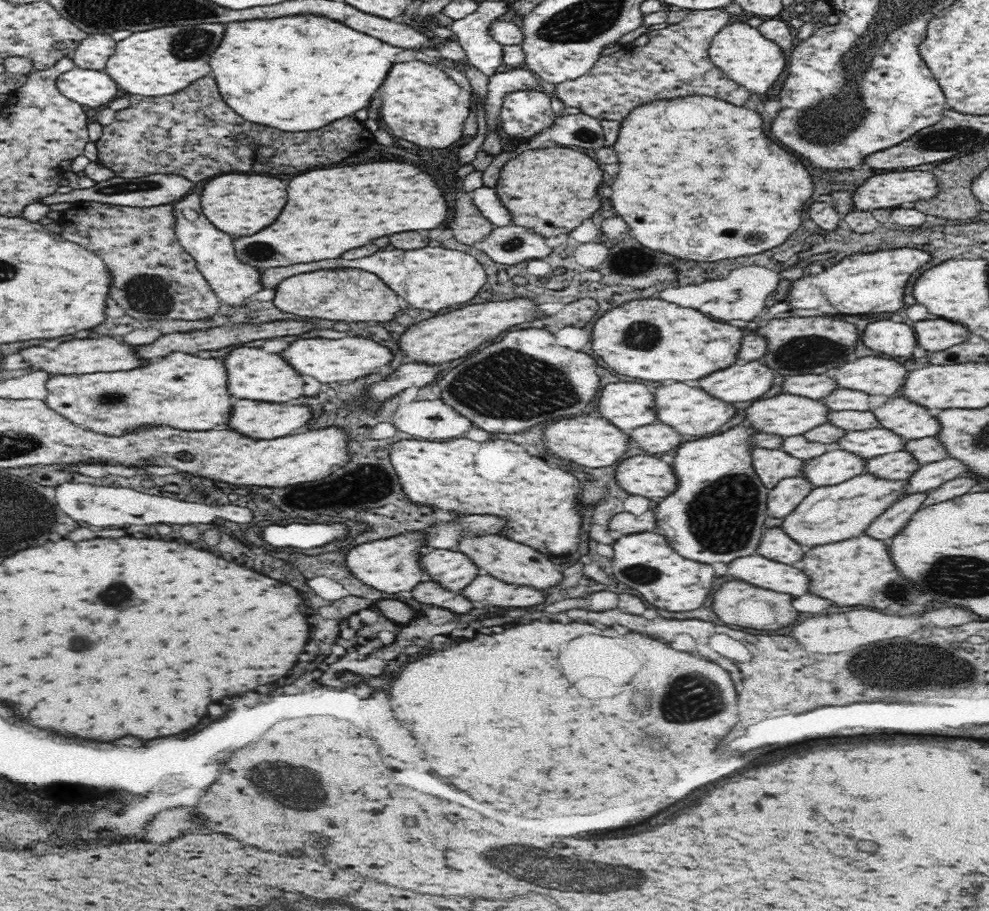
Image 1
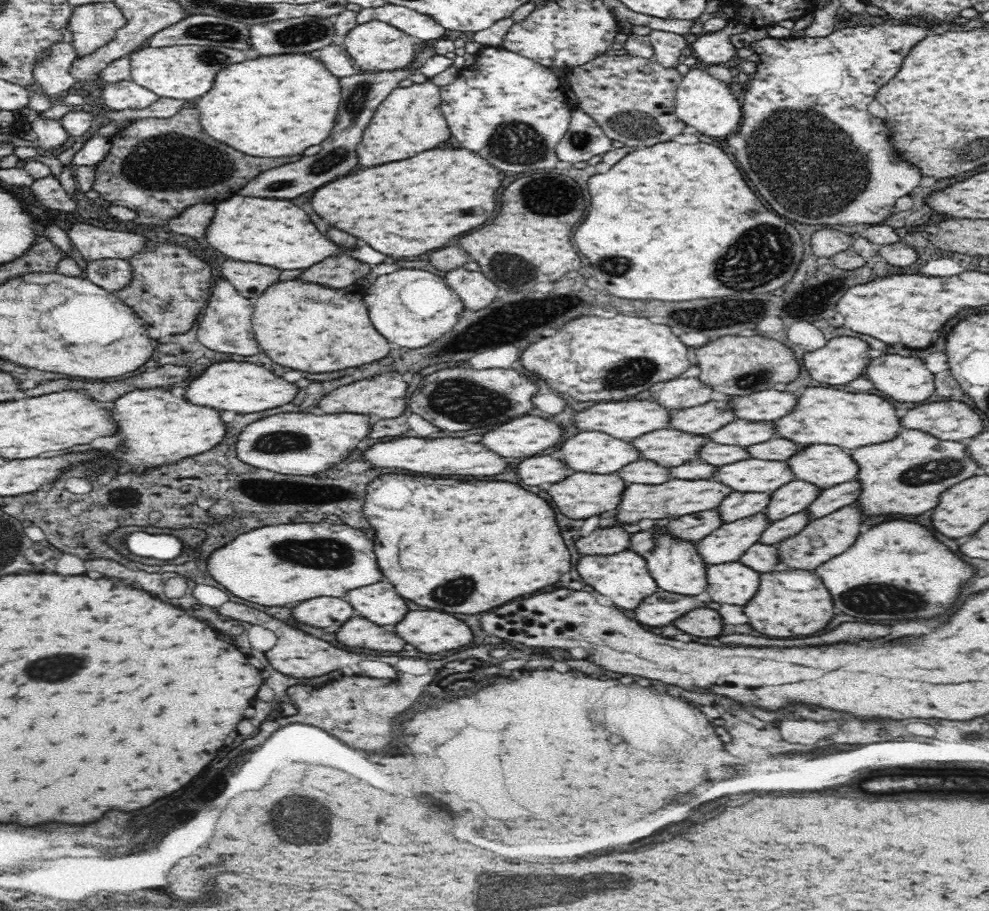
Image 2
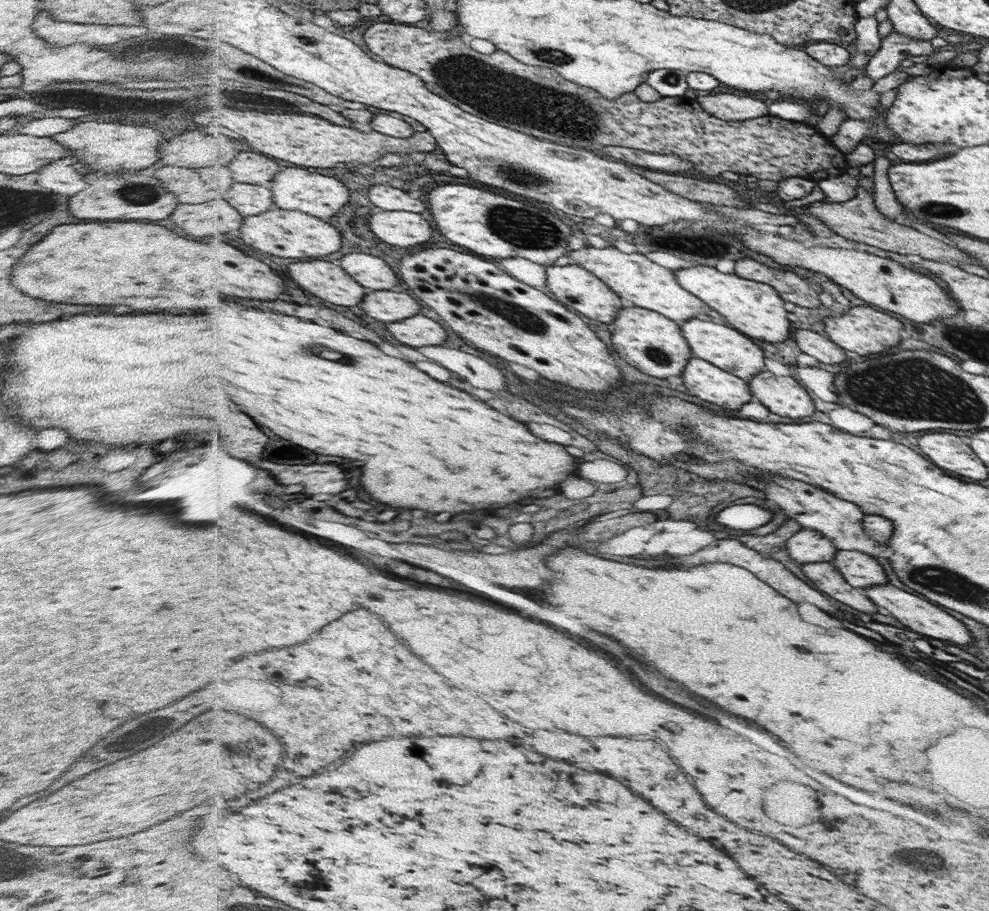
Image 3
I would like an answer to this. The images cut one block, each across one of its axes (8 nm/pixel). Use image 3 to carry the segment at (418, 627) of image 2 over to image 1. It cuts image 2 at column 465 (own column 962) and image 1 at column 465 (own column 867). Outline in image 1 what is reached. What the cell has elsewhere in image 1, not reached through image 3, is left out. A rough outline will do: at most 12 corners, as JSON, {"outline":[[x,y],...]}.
{"outline":[[481,573],[462,592],[501,608],[542,604],[546,590]]}

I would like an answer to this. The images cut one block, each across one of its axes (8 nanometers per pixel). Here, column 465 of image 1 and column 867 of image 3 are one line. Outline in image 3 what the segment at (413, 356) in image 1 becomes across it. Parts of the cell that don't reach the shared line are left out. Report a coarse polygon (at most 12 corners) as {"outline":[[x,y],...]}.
{"outline":[[870,305],[824,318],[831,342],[860,356],[886,352],[904,324]]}

